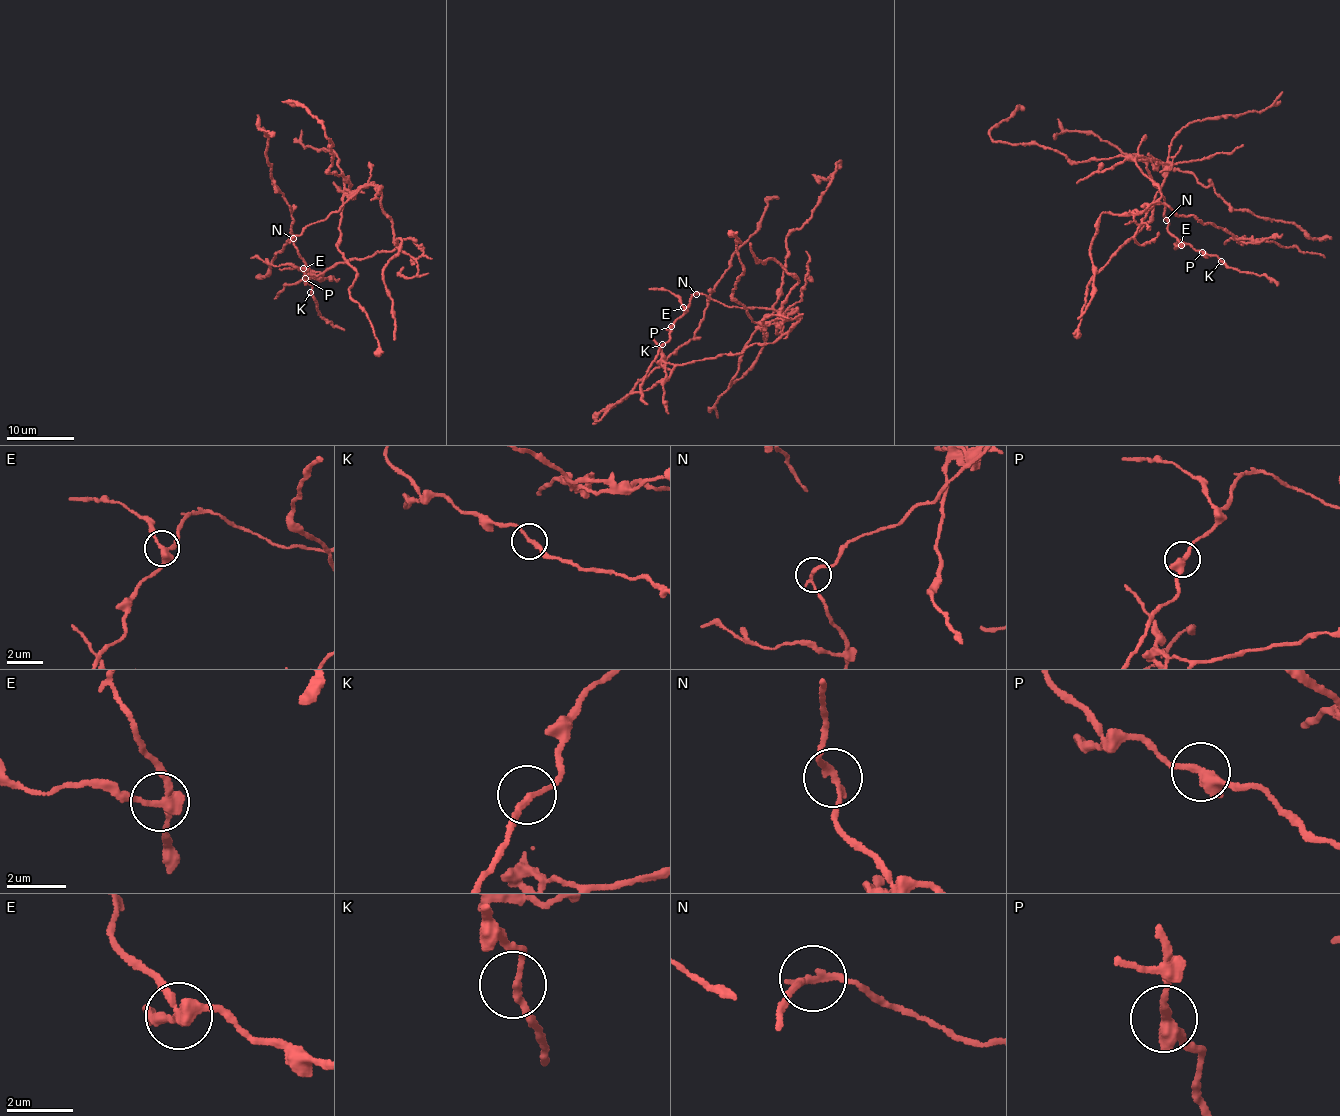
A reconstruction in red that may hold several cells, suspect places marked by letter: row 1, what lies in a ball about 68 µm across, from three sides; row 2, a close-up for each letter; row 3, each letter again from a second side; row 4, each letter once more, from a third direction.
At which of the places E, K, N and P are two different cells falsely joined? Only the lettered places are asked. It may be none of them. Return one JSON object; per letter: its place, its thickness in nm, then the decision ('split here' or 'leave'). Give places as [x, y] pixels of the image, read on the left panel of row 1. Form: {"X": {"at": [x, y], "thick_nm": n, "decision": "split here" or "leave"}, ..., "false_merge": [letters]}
{"E": {"at": [303, 268], "thick_nm": 300, "decision": "split here"}, "K": {"at": [310, 292], "thick_nm": 190, "decision": "leave"}, "N": {"at": [293, 238], "thick_nm": 180, "decision": "split here"}, "P": {"at": [305, 278], "thick_nm": 380, "decision": "leave"}, "false_merge": ["E", "N"]}

